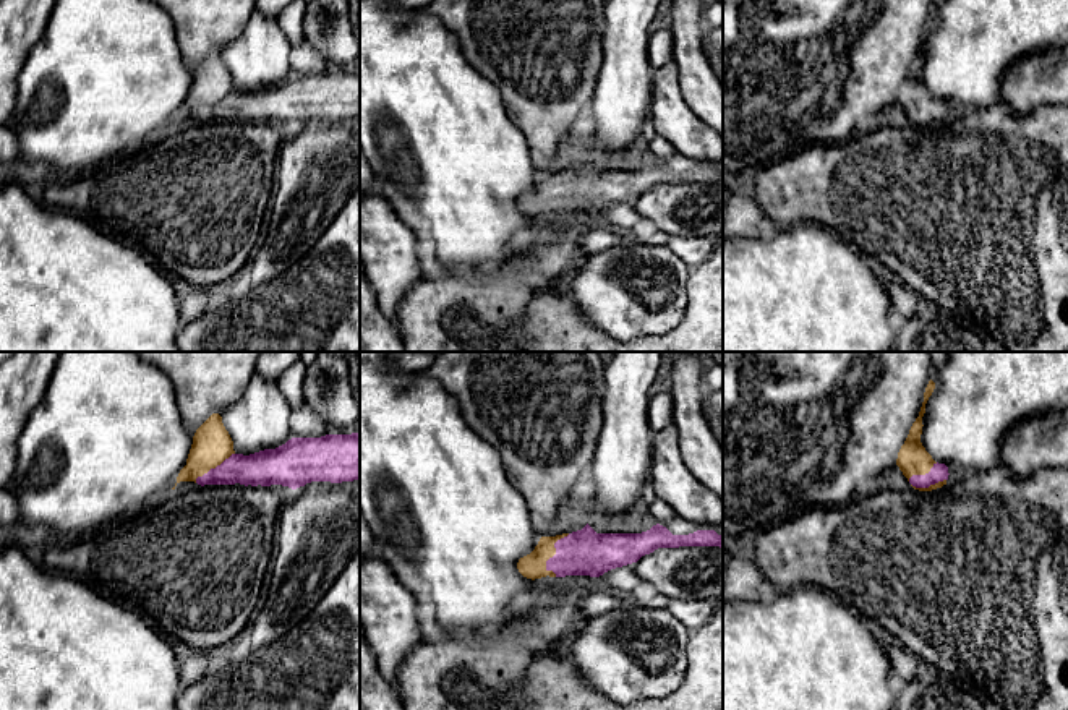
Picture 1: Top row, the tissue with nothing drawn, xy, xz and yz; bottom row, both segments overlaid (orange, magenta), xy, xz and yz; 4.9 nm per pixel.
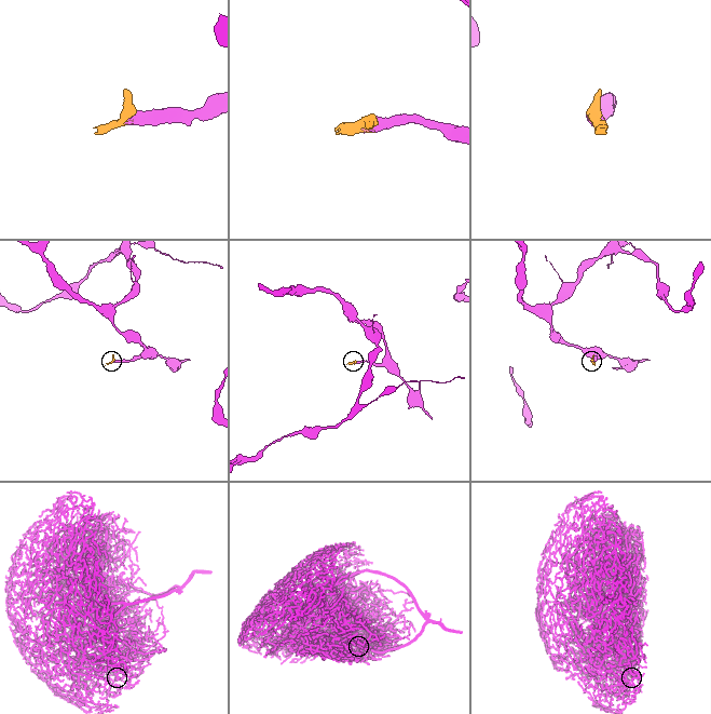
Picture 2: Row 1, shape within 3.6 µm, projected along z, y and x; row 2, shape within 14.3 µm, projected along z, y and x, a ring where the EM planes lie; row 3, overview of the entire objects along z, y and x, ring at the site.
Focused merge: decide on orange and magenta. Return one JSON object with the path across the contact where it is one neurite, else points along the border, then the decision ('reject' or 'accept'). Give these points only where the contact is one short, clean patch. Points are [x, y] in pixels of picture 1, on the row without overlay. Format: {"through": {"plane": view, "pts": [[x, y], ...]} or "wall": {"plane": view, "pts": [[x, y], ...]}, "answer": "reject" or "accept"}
{"through": {"plane": "xz", "pts": [[532, 203], [555, 190], [580, 190]]}, "answer": "accept"}

